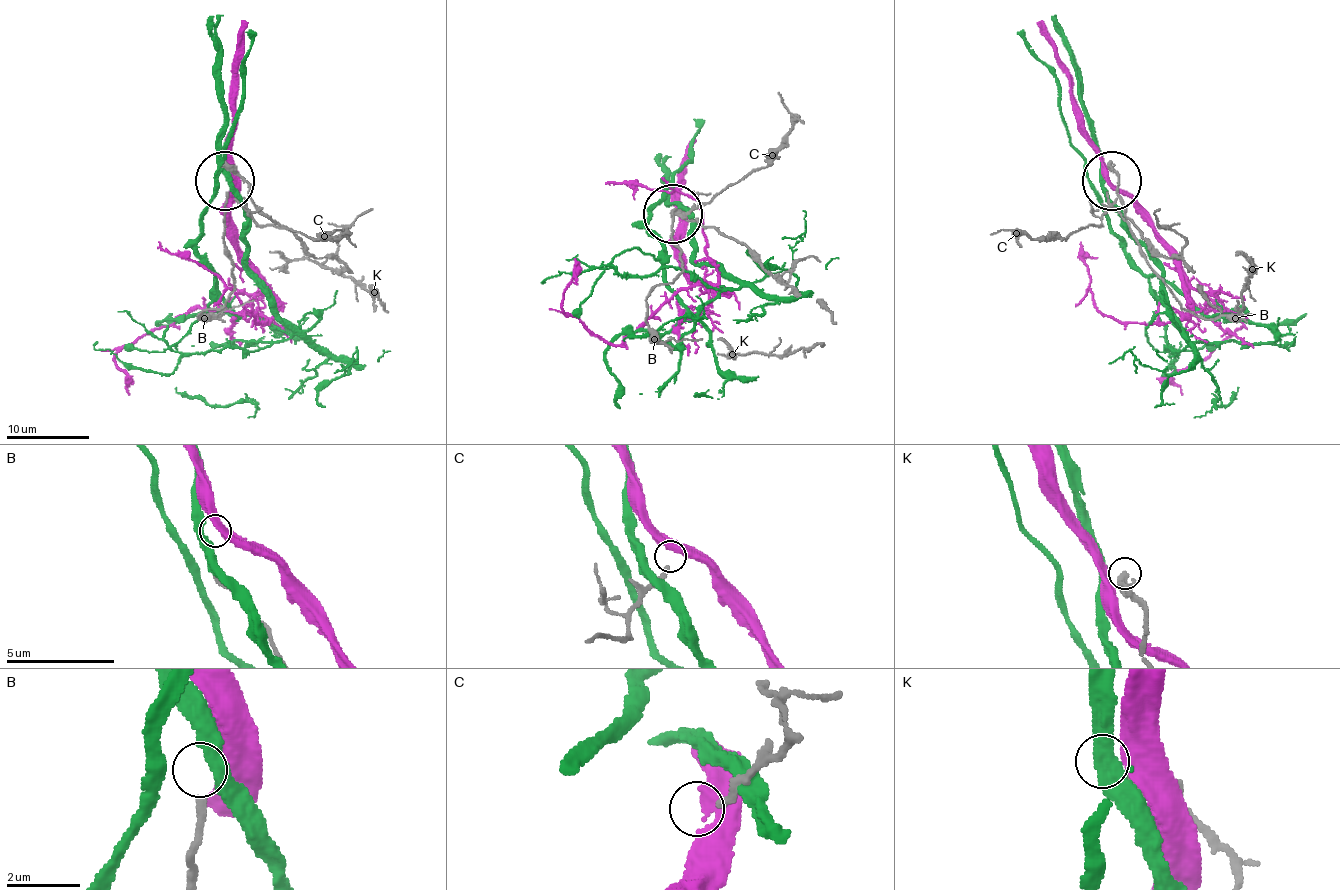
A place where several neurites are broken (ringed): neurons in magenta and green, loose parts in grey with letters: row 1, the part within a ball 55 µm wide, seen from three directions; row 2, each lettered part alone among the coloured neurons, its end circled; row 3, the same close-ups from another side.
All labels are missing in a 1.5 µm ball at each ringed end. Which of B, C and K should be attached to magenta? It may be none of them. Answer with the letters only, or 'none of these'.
C

